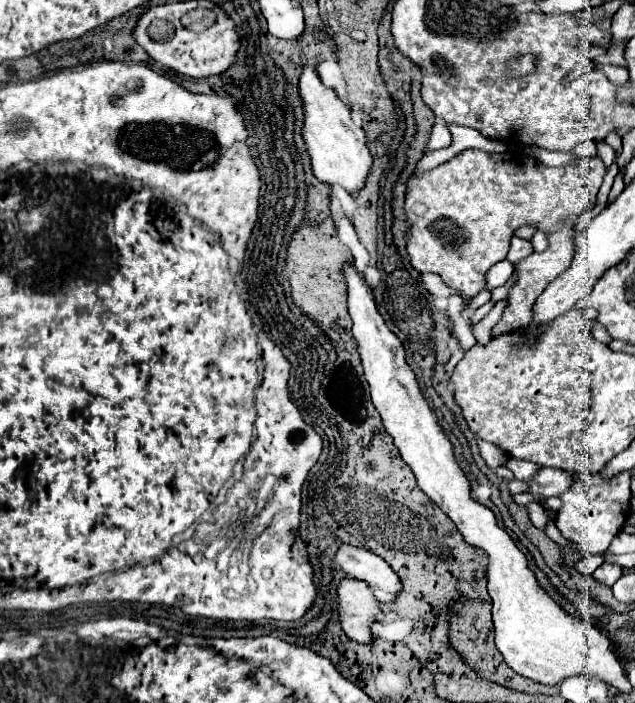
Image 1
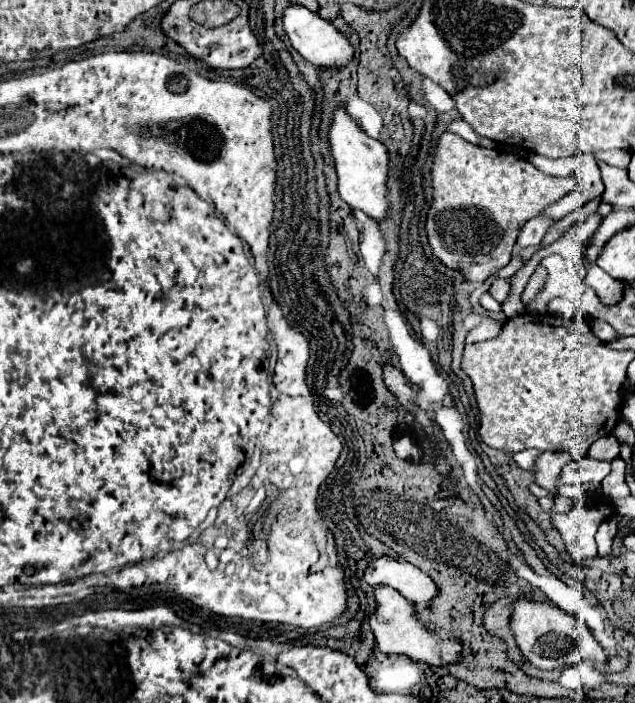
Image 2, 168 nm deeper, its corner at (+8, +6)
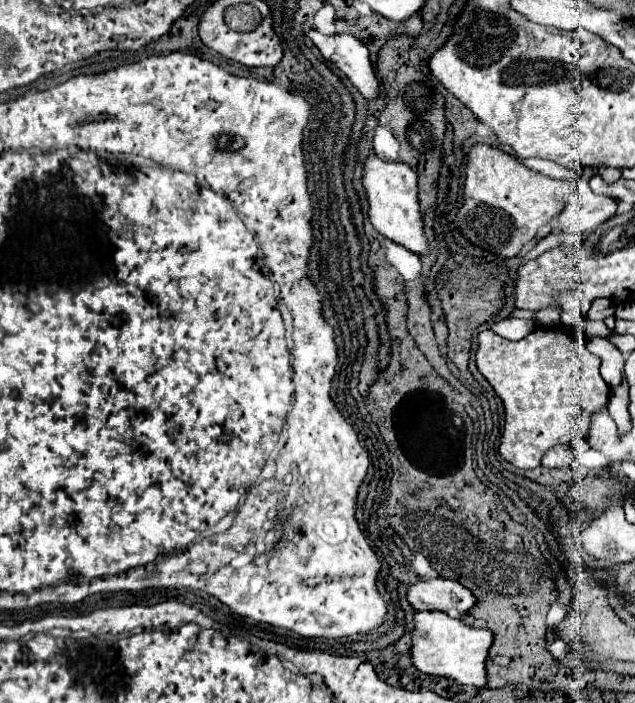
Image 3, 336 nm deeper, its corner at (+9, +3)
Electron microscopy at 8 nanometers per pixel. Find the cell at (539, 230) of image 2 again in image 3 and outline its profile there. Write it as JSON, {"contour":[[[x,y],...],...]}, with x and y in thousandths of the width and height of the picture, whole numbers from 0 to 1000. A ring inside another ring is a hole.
{"contour":[[[910,255],[910,269],[901,277],[898,289],[891,297],[872,309],[866,317],[866,334],[876,331],[920,331],[948,314],[961,312],[967,300],[973,297],[970,283],[951,280],[951,277],[935,277],[920,255]]]}

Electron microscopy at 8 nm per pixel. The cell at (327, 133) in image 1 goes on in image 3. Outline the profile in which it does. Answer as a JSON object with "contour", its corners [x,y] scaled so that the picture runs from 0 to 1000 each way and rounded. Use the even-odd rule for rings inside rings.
{"contour":[[[583,218],[573,226],[570,266],[580,286],[580,314],[589,320],[589,326],[649,360],[668,360],[674,354],[674,346],[665,331],[665,312],[658,300],[661,292],[658,292],[655,246],[639,232],[620,229],[608,232],[595,220]]]}

